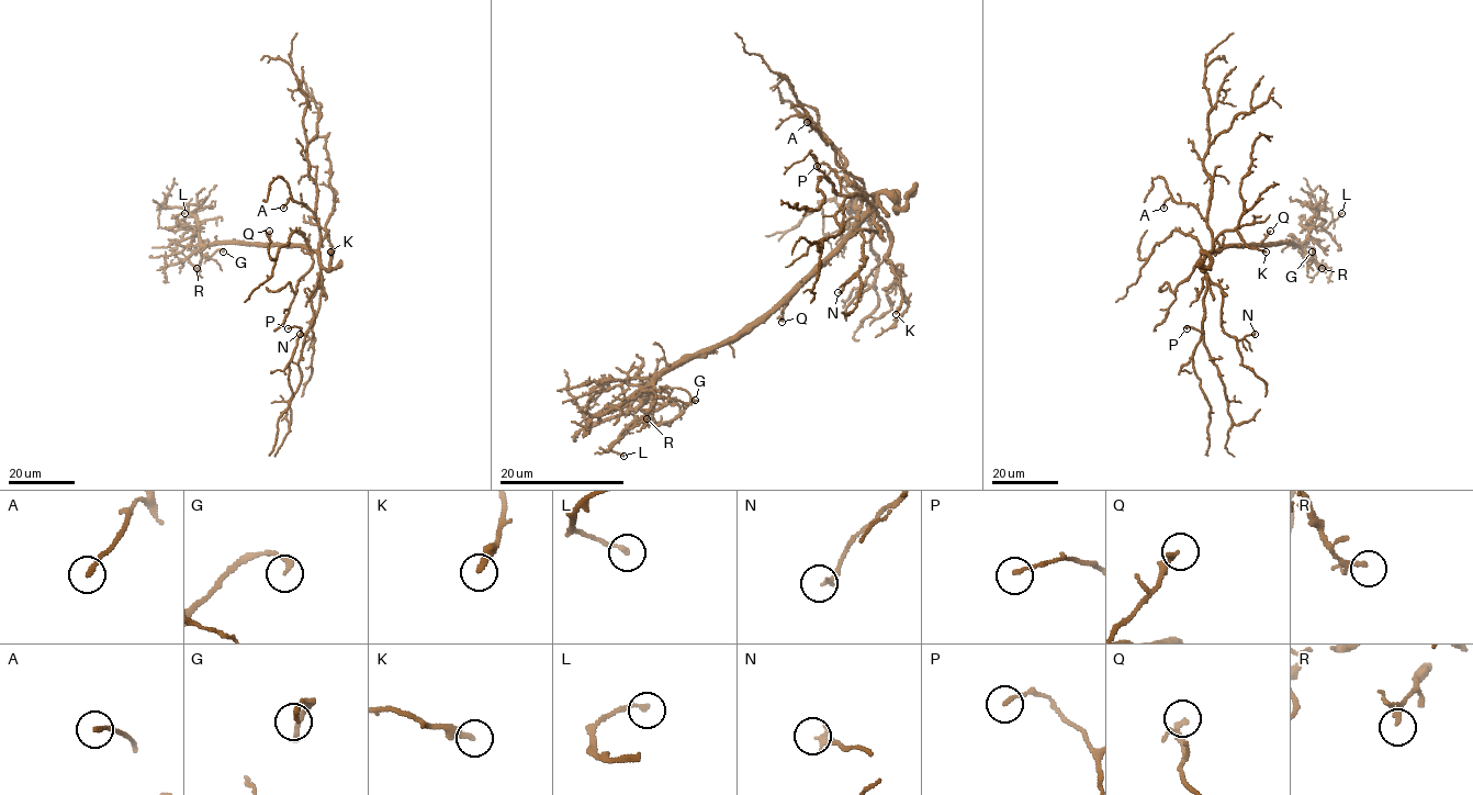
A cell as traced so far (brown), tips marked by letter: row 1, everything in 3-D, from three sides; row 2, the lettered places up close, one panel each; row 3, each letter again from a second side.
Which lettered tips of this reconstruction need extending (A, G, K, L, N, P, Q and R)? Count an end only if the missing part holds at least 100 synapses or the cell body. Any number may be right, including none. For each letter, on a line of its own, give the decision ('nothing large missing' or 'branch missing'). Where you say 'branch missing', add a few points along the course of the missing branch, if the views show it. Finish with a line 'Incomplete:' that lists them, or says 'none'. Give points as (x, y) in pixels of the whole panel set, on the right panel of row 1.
A: nothing large missing
G: nothing large missing
K: nothing large missing
L: nothing large missing
N: nothing large missing
P: nothing large missing
Q: nothing large missing
R: nothing large missing
Incomplete: none

